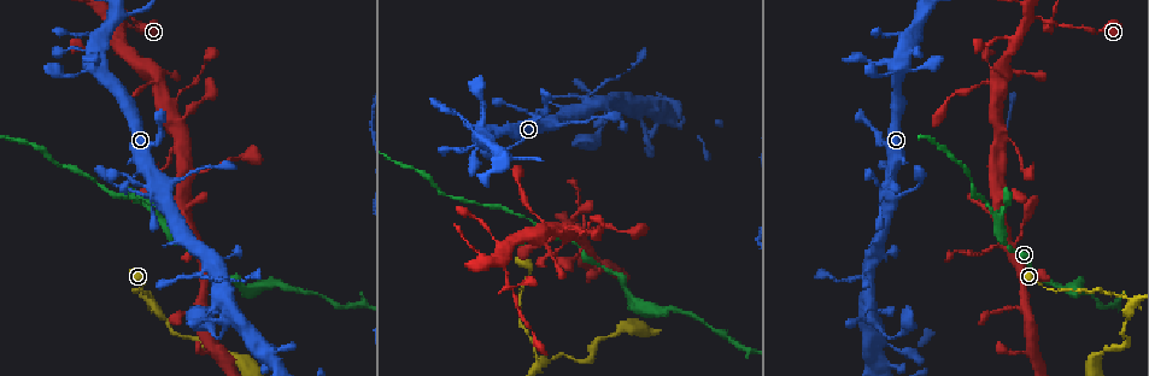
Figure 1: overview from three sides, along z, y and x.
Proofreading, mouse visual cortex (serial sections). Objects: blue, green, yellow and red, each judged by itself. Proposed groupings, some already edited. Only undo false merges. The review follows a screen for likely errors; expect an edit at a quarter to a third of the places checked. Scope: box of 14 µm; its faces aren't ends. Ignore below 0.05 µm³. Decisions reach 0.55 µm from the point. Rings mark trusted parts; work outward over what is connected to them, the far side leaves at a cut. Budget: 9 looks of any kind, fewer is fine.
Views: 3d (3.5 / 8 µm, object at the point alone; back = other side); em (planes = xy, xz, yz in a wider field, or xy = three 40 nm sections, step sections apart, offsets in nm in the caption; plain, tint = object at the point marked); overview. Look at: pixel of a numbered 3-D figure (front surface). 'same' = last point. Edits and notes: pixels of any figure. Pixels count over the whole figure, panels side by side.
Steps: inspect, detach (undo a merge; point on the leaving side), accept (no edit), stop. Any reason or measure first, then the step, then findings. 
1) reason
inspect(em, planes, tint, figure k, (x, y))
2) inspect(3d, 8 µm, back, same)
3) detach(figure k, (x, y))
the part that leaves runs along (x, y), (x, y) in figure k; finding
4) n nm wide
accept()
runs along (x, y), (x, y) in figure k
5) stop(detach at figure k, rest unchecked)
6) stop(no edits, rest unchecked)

sharp bend
inspect(3d, 3.5 µm, back, figure 1, (276, 352))

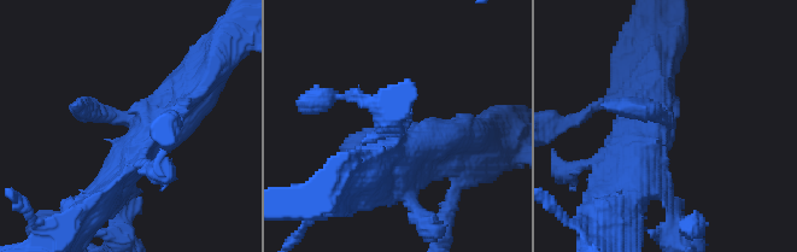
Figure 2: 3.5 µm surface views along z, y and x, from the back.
need the tissue
inspect(em, planes, plain, figure 2, (133, 121))

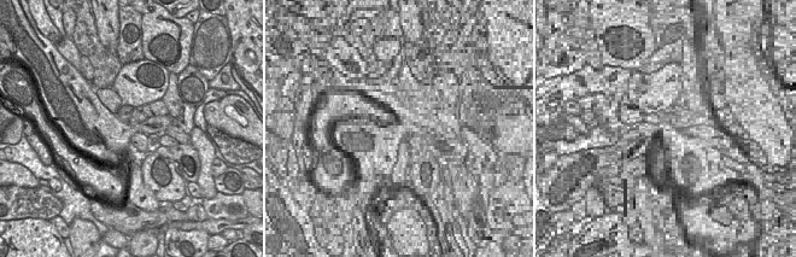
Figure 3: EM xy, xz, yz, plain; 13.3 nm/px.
inspect(em, planes, tint, same)

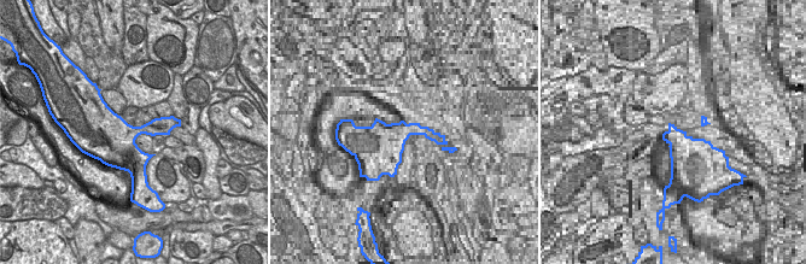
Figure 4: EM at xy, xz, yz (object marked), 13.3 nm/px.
accept()
runs along (183, 95), (94, 204) in figure 2; all the same cell

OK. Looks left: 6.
narrows sharply
inspect(3d, 3.5 µm, figure 1, (861, 278))

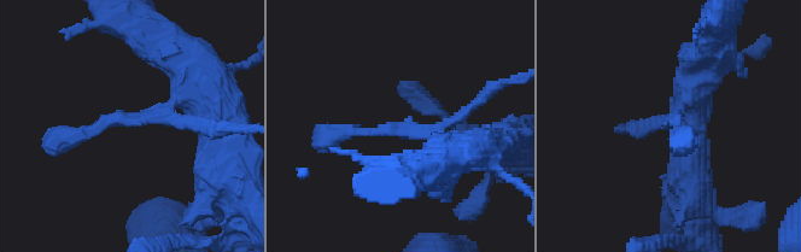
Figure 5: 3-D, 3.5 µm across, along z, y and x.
shape alone is not enough
inspect(em, xy, step 1, tint, figure 5, (400, 133))

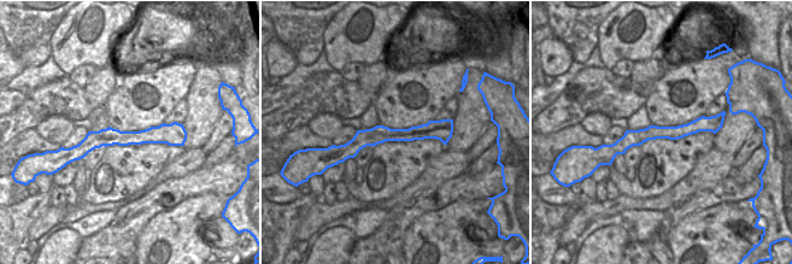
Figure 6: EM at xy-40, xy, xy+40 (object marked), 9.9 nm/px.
another direction
inspect(em, xy, step 2, tint, same)

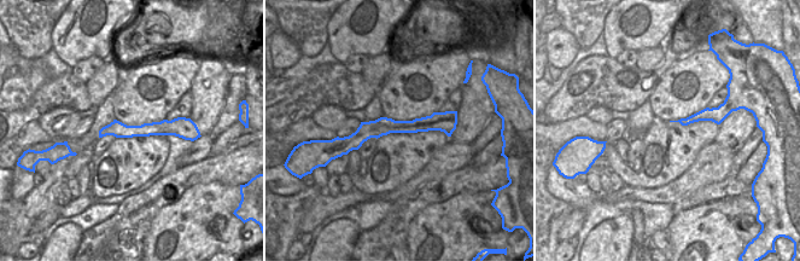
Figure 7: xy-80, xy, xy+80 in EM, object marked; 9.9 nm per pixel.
accept()
runs along (451, 120), (381, 126), (349, 139) in figure 7; all the same cell

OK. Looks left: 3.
thick turns thin
inspect(3d, 3.5 µm, figure 1, (997, 221))

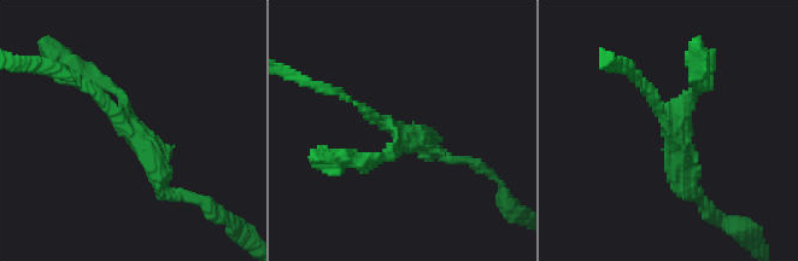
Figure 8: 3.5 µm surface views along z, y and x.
now the EM
inspect(em, planes, plain, figure 8, (402, 136))

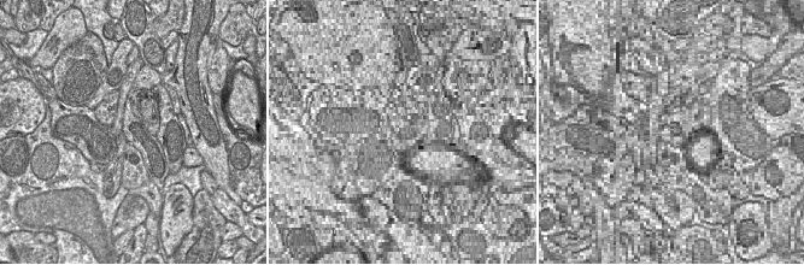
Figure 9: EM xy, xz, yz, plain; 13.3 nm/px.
where the object lies
inspect(em, planes, tint, same)

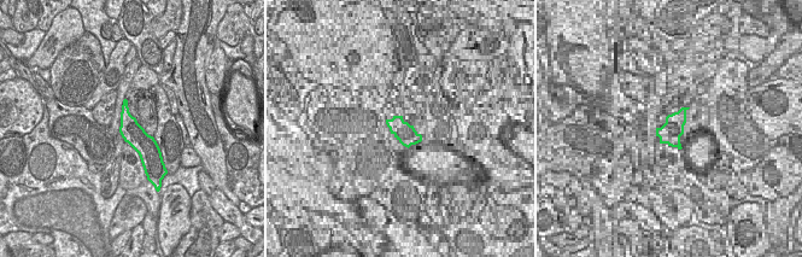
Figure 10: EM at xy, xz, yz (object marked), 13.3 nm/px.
3 arms; arms of 150, 150, 200 nm
accept()
runs along (124, 107), (129, 129), (153, 161) in figure 10; continuous, no second cell

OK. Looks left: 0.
stop(no edits, rest unchecked)

